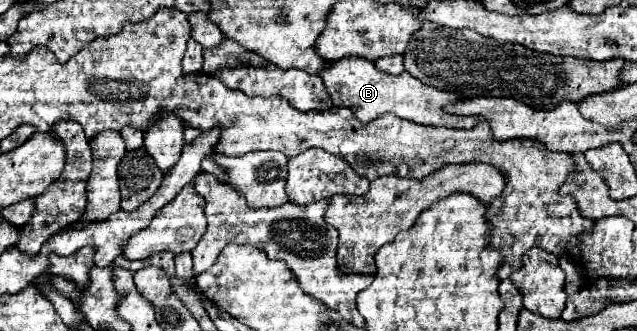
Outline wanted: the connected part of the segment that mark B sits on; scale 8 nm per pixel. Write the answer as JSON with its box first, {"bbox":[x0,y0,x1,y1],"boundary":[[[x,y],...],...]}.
{"bbox":[319,56,481,128],"boundary":[[[345,56],[345,58],[339,58],[329,64],[331,66],[321,70],[319,76],[323,78],[323,84],[333,100],[333,104],[351,108],[351,112],[361,122],[369,122],[387,112],[395,112],[397,116],[411,120],[415,124],[431,124],[431,126],[447,126],[447,128],[467,128],[467,126],[475,126],[475,122],[481,120],[481,118],[459,118],[455,114],[443,114],[443,106],[457,102],[459,96],[455,96],[451,92],[441,92],[433,86],[425,86],[423,82],[419,82],[417,78],[413,78],[407,72],[403,72],[399,76],[385,74],[385,72],[377,70],[373,62],[367,62],[367,60],[355,58],[355,56]]]}

